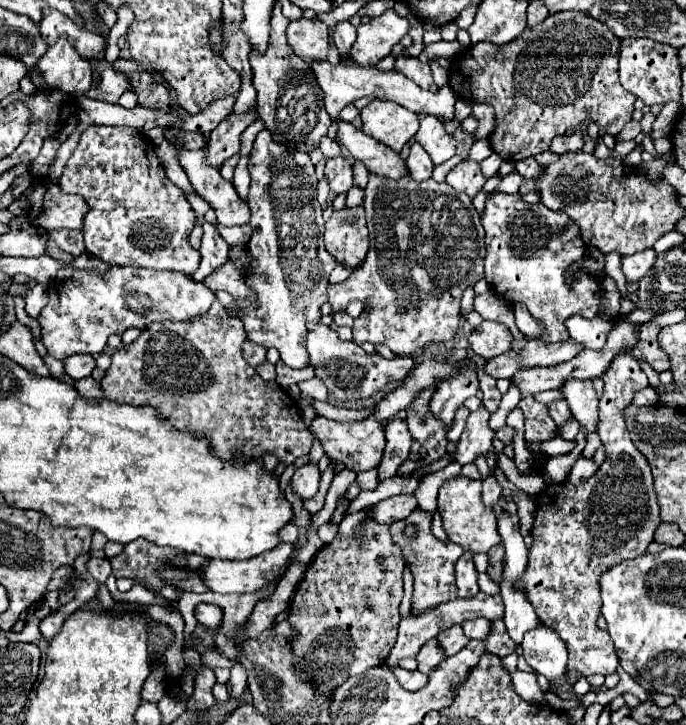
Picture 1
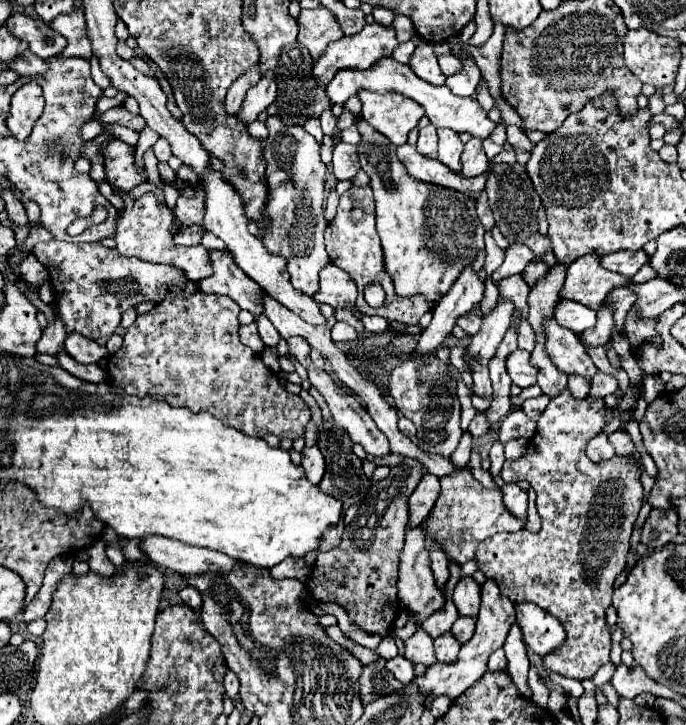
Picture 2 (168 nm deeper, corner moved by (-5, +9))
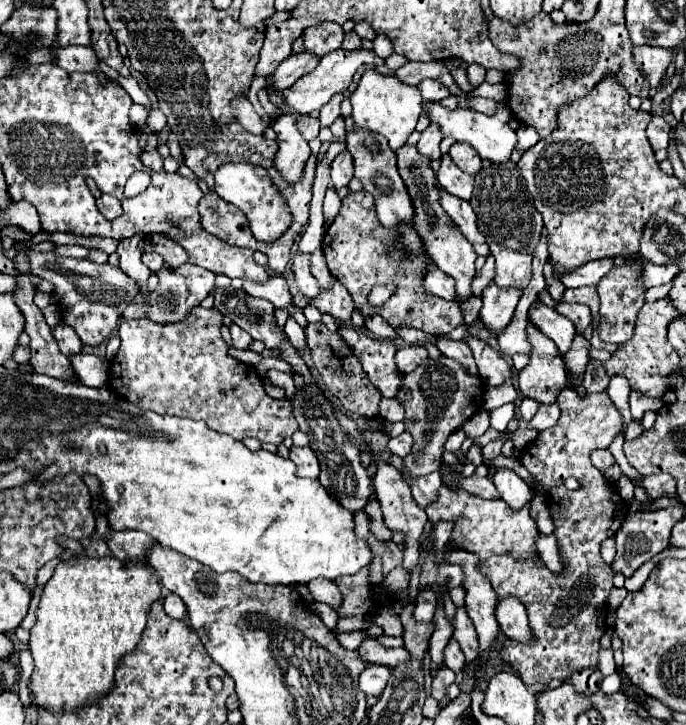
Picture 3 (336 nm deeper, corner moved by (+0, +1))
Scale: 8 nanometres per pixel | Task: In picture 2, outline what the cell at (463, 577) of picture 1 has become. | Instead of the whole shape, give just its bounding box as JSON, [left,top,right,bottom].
[452,578,480,618]

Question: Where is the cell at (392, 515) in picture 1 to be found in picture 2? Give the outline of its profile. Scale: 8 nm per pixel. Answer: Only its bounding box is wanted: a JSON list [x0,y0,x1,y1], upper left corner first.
[410,472,440,524]

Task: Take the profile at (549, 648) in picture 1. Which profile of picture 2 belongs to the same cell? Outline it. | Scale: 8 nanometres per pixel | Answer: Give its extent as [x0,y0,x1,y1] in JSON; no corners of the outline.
[516,602,566,656]

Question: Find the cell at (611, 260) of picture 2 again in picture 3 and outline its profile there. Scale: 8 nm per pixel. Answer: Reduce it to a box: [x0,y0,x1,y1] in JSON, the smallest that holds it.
[561,260,615,288]

